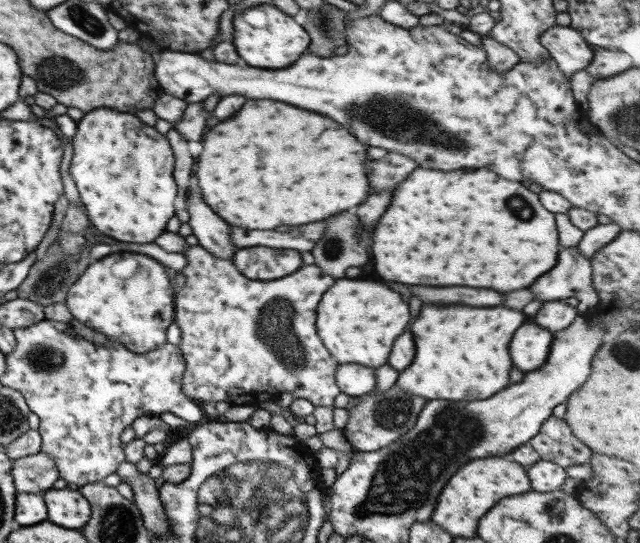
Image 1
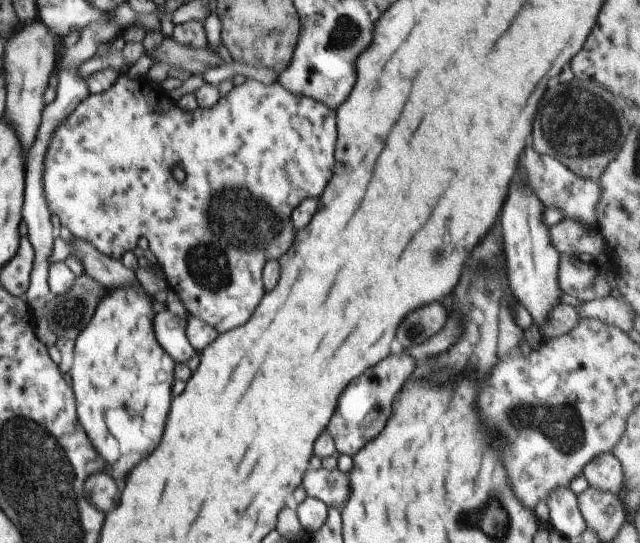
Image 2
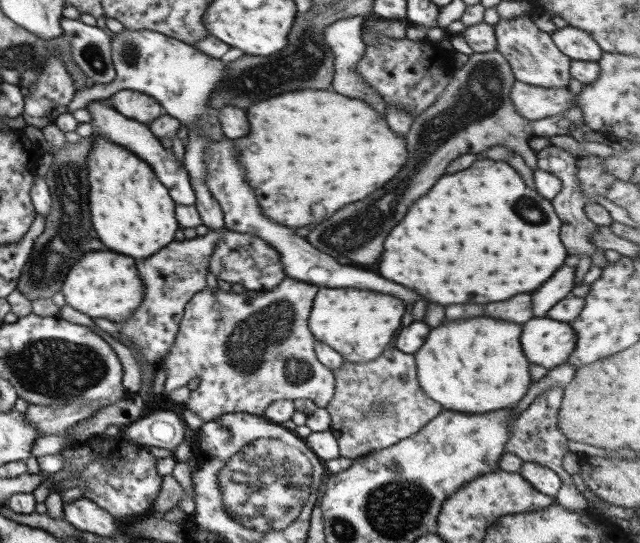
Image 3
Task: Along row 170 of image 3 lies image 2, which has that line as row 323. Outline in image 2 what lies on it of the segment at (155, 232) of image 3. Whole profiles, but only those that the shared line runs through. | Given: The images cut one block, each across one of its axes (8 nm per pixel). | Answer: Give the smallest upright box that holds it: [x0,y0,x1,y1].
[67,286,174,478]

